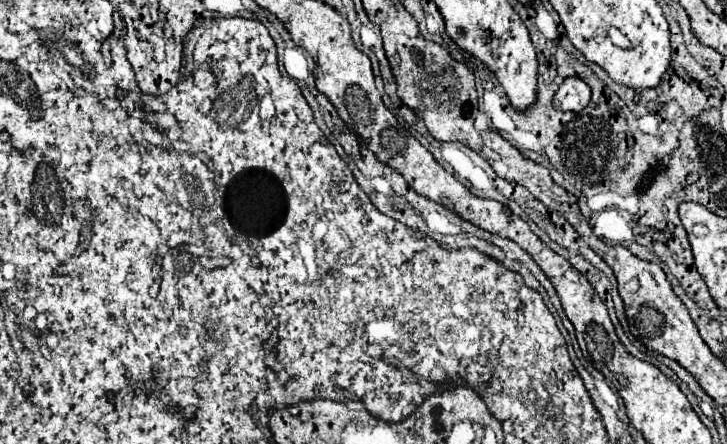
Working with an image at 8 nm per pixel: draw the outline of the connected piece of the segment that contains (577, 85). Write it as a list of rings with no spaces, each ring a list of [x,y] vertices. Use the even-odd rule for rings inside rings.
[[[568,77],[558,87],[554,99],[562,111],[580,111],[590,103],[590,87],[580,77]]]

